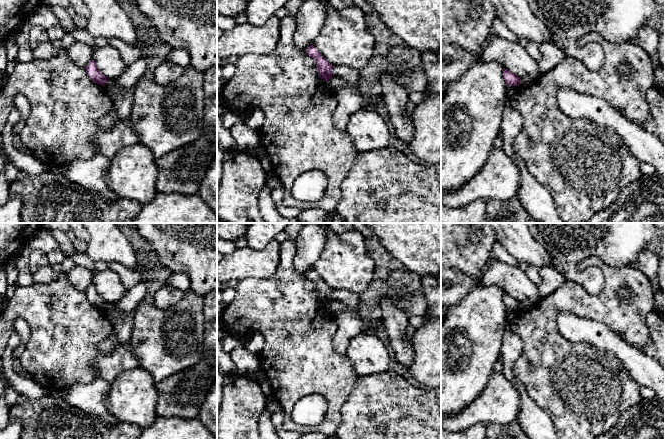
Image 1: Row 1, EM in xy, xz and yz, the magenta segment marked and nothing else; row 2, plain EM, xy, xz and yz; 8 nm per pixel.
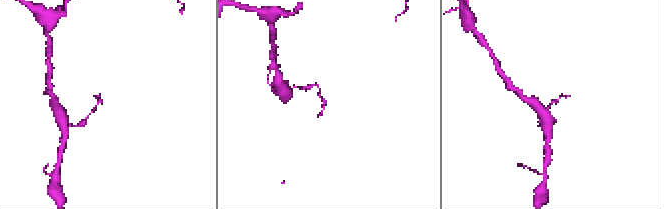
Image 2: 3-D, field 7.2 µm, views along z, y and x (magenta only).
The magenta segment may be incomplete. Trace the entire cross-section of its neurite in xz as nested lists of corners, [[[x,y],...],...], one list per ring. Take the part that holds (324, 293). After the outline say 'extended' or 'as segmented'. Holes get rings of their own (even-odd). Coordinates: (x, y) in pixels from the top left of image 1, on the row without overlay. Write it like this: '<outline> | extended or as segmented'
[[[313,269],[307,271],[305,278],[314,283],[318,300],[327,306],[332,301],[332,289],[315,273]]] | as segmented

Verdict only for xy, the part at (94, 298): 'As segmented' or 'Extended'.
As segmented

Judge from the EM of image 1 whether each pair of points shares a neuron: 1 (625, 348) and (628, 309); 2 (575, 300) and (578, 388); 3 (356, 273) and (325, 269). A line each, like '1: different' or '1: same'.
1: different
2: same
3: same

